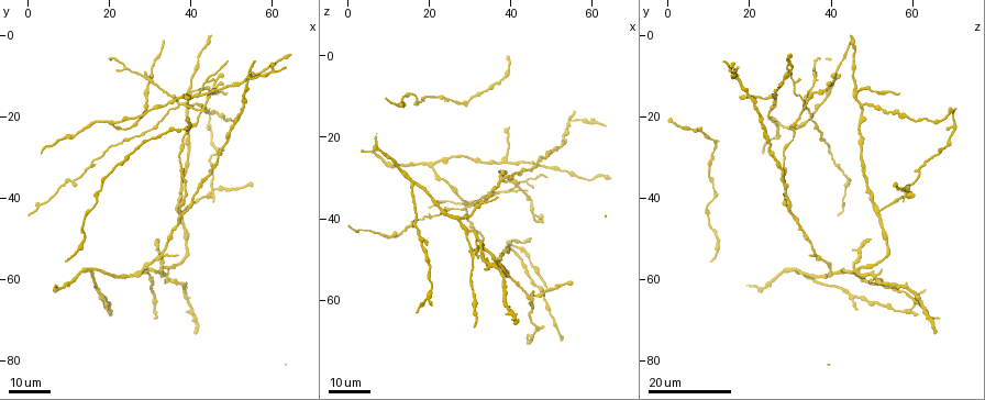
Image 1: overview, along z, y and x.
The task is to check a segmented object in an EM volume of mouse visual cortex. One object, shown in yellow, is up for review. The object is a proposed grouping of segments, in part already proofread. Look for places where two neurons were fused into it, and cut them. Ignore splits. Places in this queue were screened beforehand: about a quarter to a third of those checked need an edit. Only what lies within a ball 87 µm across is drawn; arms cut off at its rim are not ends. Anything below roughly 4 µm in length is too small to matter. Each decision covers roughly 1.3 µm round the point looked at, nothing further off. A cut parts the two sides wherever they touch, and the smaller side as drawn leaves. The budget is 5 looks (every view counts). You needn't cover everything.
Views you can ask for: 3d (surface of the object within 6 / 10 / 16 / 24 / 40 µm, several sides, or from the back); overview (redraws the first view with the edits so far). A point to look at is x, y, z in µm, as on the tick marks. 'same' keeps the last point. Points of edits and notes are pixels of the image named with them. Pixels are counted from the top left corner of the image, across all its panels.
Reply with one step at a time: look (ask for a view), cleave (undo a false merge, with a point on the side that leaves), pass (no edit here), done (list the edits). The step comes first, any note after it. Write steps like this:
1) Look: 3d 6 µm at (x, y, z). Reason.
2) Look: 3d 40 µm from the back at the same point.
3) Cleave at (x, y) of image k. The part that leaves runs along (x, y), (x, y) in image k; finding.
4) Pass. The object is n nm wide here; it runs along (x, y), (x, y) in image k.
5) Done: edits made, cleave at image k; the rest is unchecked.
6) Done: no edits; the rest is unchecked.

Look: 3d 16 µm at (40.0, 14.0, 46.5). Three-way junction.

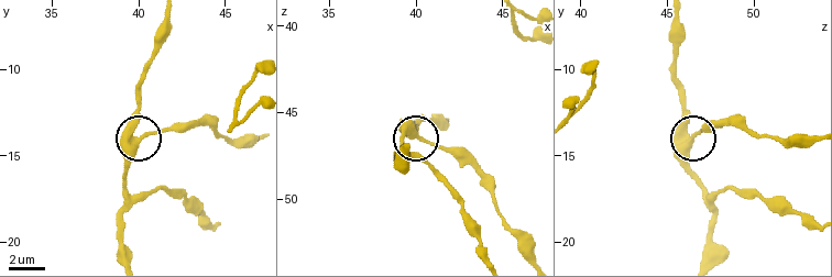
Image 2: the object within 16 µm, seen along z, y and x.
Look: 3d 10 µm at (39.8, 14.2, 46.3).

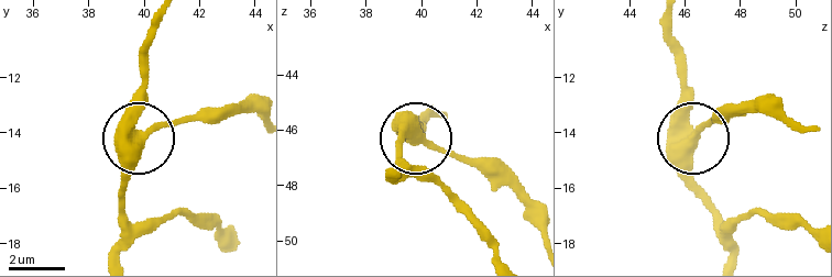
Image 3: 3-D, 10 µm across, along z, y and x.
Pass. The object is 350 nm wide here; one neuron here.

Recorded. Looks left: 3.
Look: 3d 24 µm at (42.0, 18.5, 32.5). Four or more arms meet.

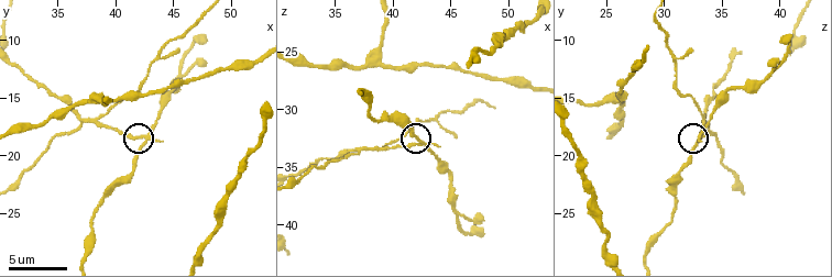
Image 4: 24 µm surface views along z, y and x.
Look: 3d 10 µm at (42.6, 18.4, 32.8). Zoom in.

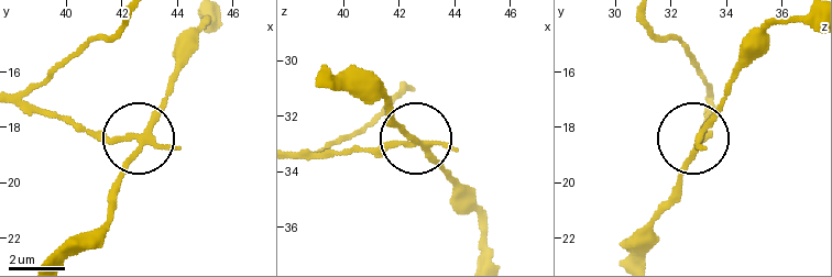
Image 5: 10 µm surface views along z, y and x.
Cleave at (105, 133) of image 5. 4 arms meet here; a second neuron is stuck on.

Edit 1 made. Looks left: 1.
Done: edits made, cleave at image 5; the rest is unchecked.

